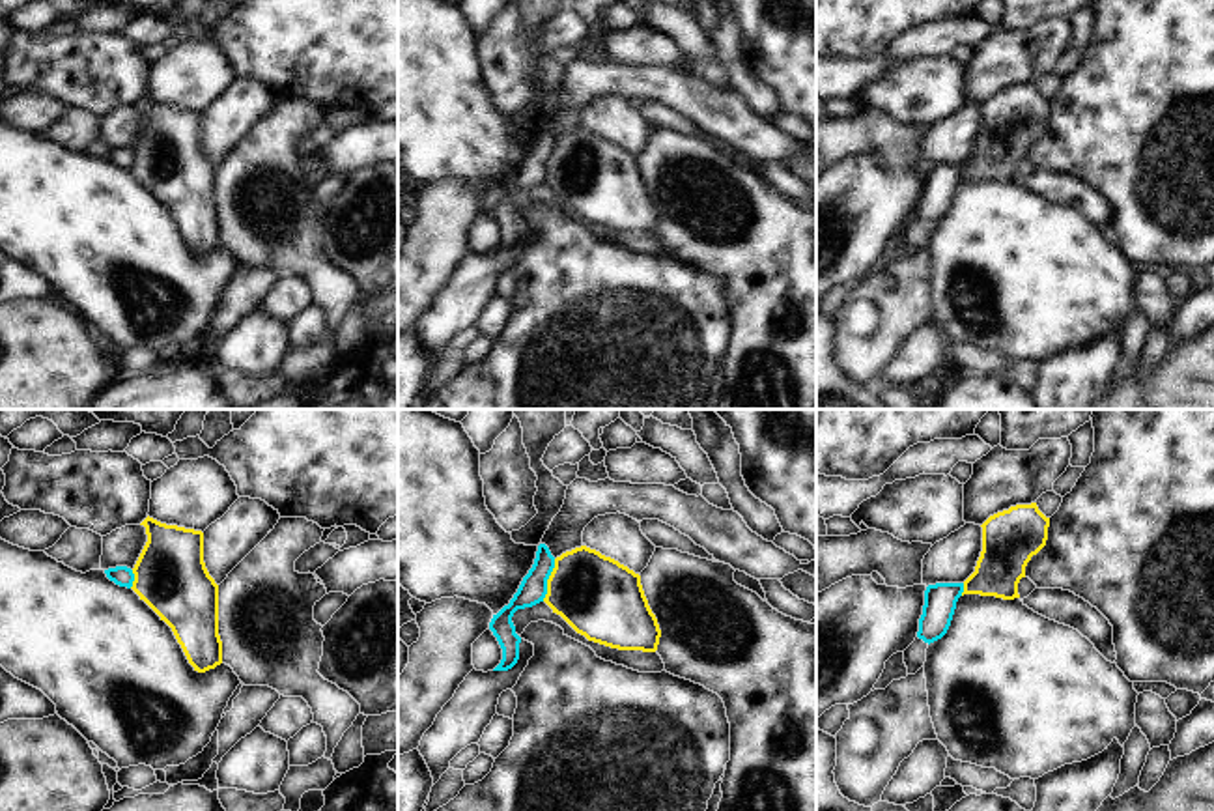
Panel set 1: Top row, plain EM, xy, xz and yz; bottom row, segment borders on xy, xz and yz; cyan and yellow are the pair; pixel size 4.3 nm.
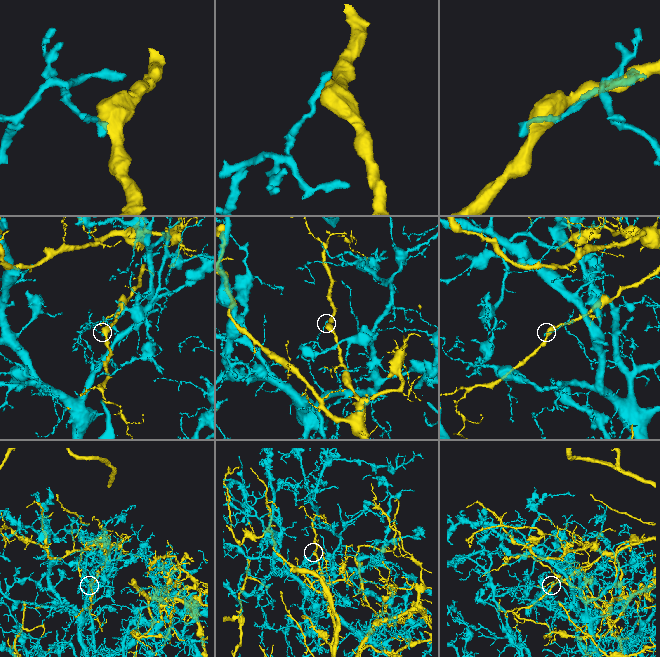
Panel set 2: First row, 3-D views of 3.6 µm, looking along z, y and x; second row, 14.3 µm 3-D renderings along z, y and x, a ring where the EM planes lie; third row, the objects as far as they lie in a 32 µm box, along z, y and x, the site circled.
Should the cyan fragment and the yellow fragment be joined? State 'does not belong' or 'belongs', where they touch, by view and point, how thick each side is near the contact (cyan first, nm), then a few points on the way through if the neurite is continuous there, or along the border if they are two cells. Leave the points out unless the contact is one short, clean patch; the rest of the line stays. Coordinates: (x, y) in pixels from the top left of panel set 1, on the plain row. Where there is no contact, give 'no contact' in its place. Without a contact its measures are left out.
does not belong | xz (548, 159) | 120/360 nm

